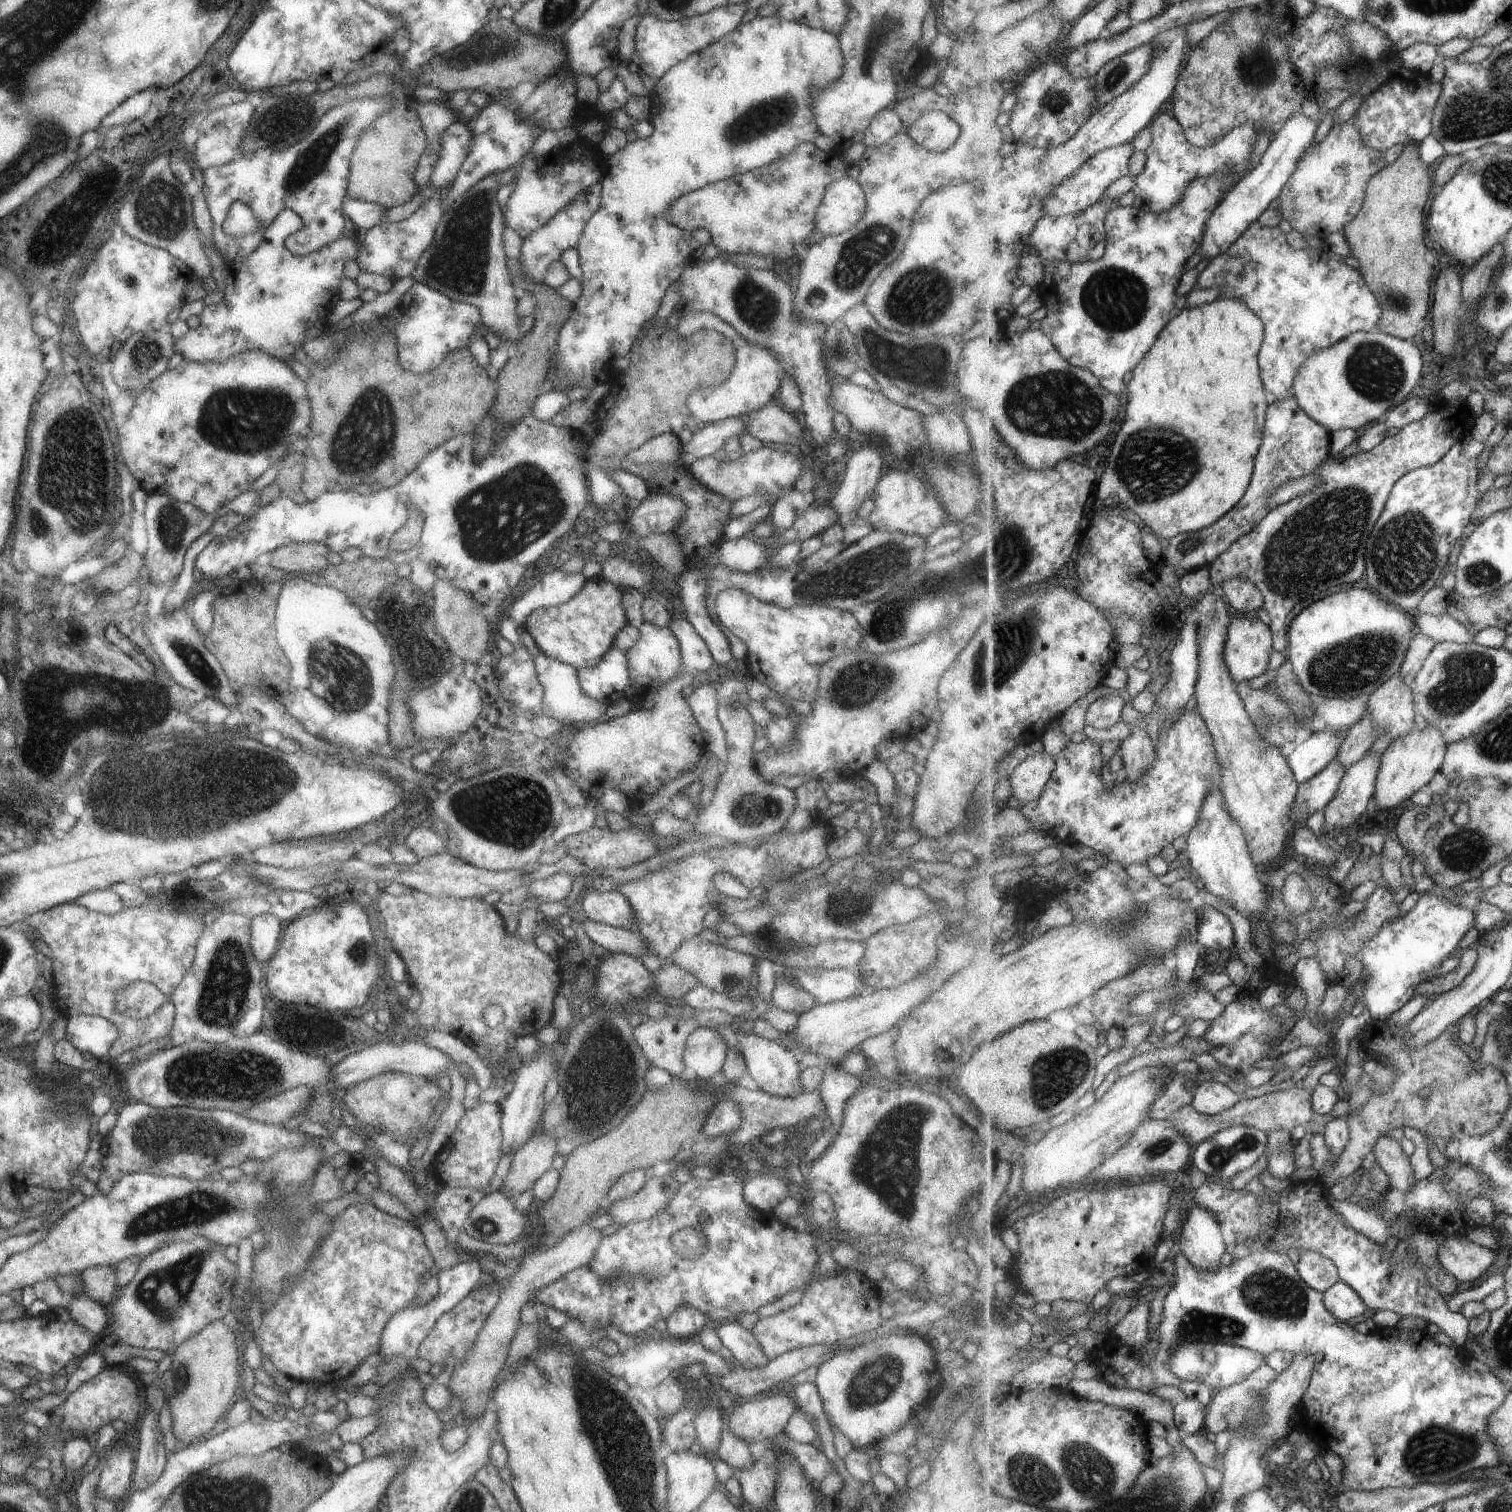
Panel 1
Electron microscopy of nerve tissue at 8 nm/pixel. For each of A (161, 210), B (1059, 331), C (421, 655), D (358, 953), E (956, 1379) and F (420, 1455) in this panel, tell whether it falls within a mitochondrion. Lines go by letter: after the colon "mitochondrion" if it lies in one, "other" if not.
A: mitochondrion
B: other
C: mitochondrion
D: mitochondrion
E: other
F: other

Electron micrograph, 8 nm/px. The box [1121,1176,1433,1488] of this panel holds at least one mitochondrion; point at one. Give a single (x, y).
(1268, 1292)

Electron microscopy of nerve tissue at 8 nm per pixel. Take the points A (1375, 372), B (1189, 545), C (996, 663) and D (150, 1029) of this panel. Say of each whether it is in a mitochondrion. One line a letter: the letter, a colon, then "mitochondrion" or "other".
A: mitochondrion
B: mitochondrion
C: mitochondrion
D: other

